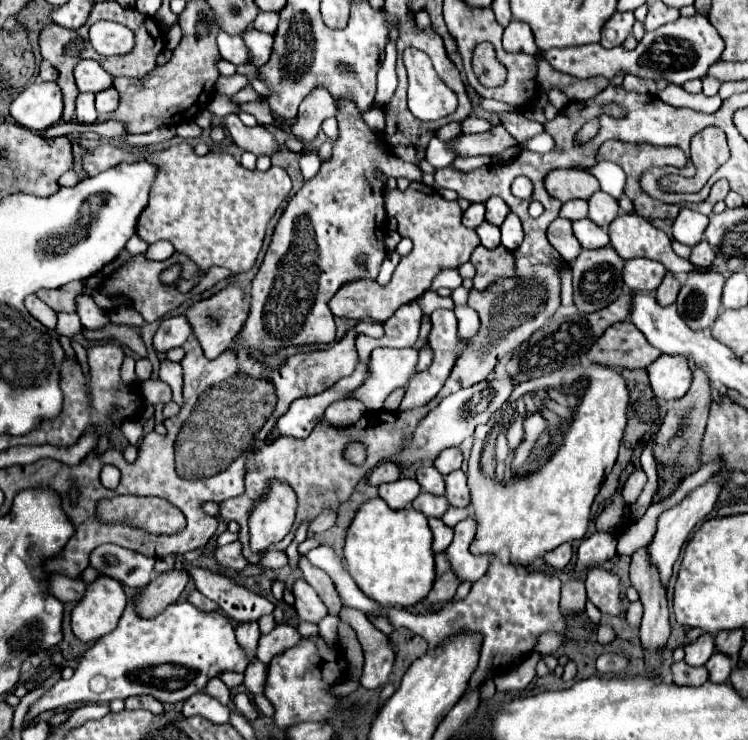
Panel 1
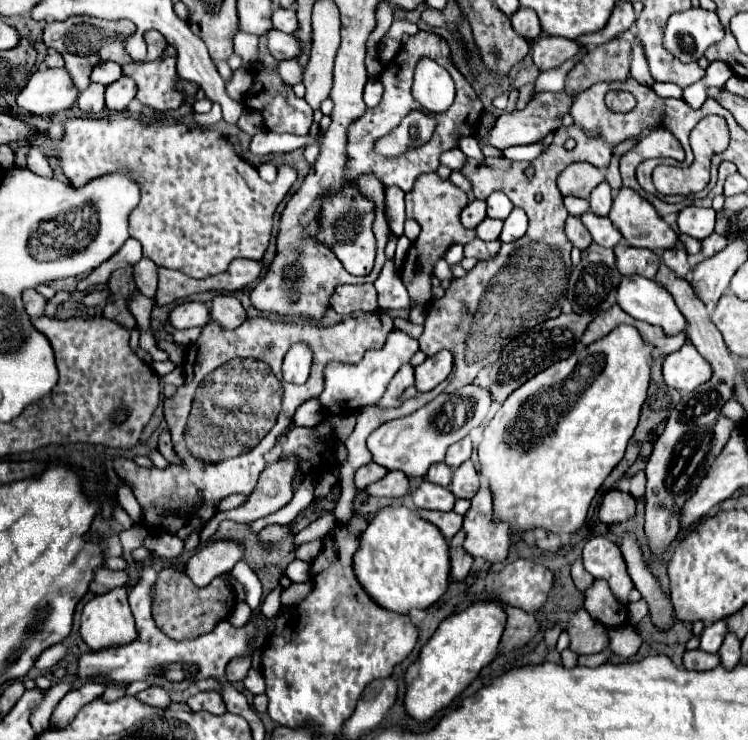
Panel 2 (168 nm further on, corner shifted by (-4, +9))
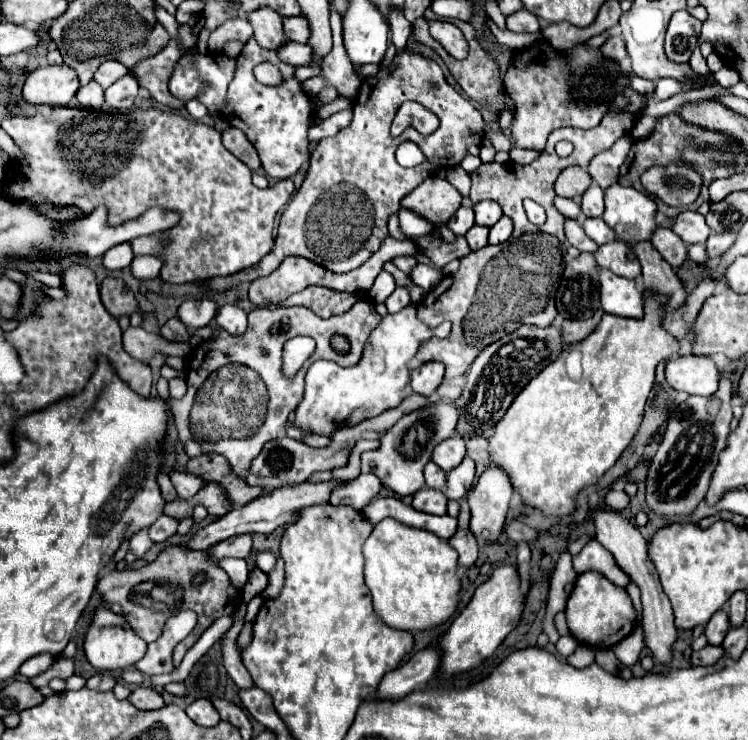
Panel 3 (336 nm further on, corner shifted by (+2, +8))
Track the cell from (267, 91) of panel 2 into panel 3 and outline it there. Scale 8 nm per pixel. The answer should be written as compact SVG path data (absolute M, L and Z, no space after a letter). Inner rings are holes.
M253 38L245 42L241 54L237 56L237 66L239 66L239 72L235 74L233 82L229 84L223 116L229 120L231 126L245 132L247 140L255 146L267 176L271 176L275 180L291 178L303 166L303 162L309 160L307 130L309 130L309 120L311 120L313 108L311 108L307 92L303 90L303 82L297 80L293 66L279 60L275 50L261 48ZM269 60L281 68L281 74L285 78L285 82L281 86L275 86L275 88L263 86L253 76L253 68L259 62L269 62Z

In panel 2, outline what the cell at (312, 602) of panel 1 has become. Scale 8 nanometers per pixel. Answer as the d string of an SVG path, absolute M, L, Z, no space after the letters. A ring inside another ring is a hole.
M295 559L289 563L285 575L291 579L291 581L309 581L311 579L311 563L307 561L301 561L301 559Z

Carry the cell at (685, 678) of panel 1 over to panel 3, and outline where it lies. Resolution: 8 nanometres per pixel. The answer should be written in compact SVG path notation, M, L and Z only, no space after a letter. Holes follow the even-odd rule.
M709 644L709 646L705 646L703 650L693 652L691 664L693 664L693 666L713 666L723 654L725 654L725 652L723 652L721 646L711 646L711 644Z

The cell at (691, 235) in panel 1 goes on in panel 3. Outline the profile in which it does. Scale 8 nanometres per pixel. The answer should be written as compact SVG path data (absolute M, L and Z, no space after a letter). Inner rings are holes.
M681 212L673 224L673 232L677 236L681 236L681 240L685 244L699 244L705 242L711 234L711 228L705 222L705 216L701 216L699 212Z

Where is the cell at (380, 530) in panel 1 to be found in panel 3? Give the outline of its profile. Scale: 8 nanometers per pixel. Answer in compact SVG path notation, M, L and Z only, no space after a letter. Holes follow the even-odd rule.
M393 518L381 520L371 536L363 544L365 556L365 584L373 596L373 608L377 616L391 628L397 630L427 630L445 624L459 606L461 580L457 578L457 552L449 546L449 542L439 536L409 528Z

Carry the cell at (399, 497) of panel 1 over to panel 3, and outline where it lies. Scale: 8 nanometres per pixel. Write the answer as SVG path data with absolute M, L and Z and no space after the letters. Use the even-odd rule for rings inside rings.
M359 474L355 480L349 482L339 482L339 488L331 490L329 502L331 504L349 504L353 508L363 510L381 490L381 482L377 476L371 474Z

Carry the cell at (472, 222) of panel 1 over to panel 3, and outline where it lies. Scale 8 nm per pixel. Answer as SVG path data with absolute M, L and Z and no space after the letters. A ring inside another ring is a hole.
M461 206L447 224L449 224L449 228L451 228L457 236L463 236L463 234L475 224L475 214L473 214L471 208L463 208L463 206Z

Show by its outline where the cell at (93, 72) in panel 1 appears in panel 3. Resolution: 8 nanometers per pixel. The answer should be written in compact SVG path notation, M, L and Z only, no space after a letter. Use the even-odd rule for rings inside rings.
M107 60L107 62L103 62L103 64L99 66L99 70L95 72L95 80L97 80L103 88L109 88L113 82L117 82L119 78L123 78L125 74L129 74L129 70L127 70L123 64L119 64L119 62L115 62L115 60Z

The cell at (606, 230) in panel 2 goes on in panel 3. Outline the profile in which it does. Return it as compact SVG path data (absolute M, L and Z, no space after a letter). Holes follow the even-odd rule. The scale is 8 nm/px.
M585 218L583 220L583 230L597 244L607 244L607 242L615 240L615 232L601 218Z

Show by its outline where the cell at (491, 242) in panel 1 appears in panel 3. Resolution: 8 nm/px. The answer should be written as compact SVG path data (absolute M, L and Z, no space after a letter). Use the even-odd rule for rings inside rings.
M475 224L475 226L465 234L469 248L471 248L471 250L479 250L479 248L487 246L487 234L489 234L489 228L487 228L487 226L477 226L477 224Z

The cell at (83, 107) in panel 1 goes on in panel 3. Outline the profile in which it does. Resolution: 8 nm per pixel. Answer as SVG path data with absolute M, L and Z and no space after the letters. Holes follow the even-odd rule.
M93 80L85 86L79 88L77 92L77 102L83 106L83 108L103 108L105 104L105 96L103 96L103 88Z

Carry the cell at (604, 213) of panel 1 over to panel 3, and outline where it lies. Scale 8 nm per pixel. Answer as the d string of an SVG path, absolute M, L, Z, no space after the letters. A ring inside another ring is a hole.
M593 182L593 184L587 188L587 192L583 194L581 212L583 212L585 218L603 216L603 190L599 188L599 184Z

